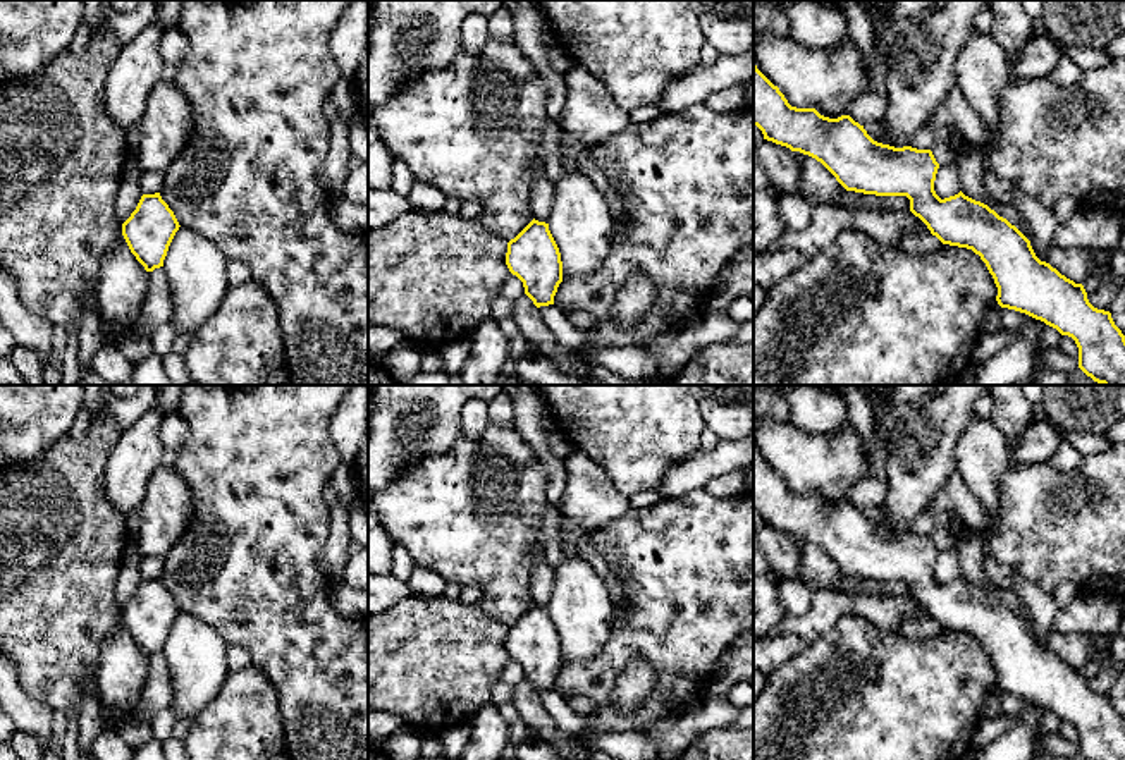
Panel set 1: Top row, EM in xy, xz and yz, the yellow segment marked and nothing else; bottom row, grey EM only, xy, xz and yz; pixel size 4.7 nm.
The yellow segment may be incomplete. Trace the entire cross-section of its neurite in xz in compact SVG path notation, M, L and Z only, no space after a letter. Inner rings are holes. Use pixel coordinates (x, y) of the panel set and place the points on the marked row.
M533 218L511 239L506 265L523 282L525 294L537 308L554 304L562 282L562 261L549 224Z

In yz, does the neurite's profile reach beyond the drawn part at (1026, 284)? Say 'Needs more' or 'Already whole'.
Already whole

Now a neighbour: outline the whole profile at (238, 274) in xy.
M229 260L227 265L227 282L229 285L239 285L251 280L251 273L246 265L237 260Z

